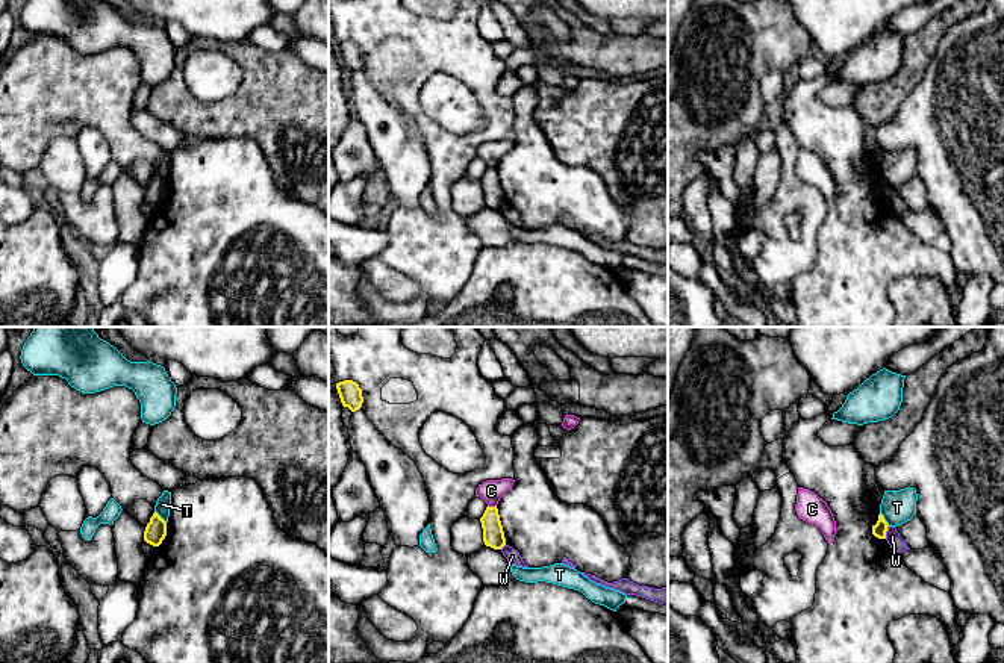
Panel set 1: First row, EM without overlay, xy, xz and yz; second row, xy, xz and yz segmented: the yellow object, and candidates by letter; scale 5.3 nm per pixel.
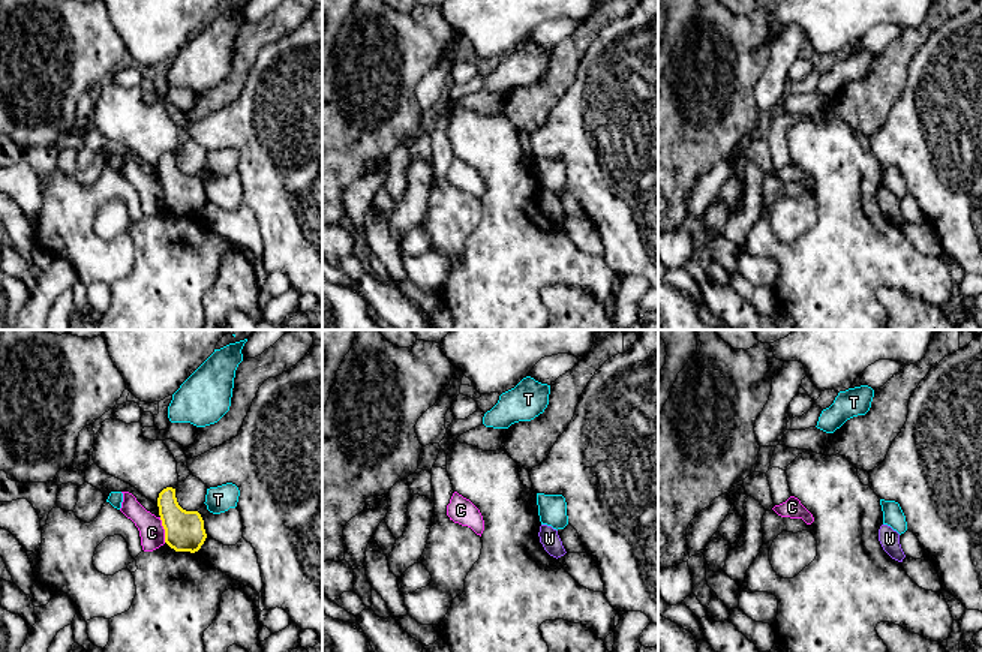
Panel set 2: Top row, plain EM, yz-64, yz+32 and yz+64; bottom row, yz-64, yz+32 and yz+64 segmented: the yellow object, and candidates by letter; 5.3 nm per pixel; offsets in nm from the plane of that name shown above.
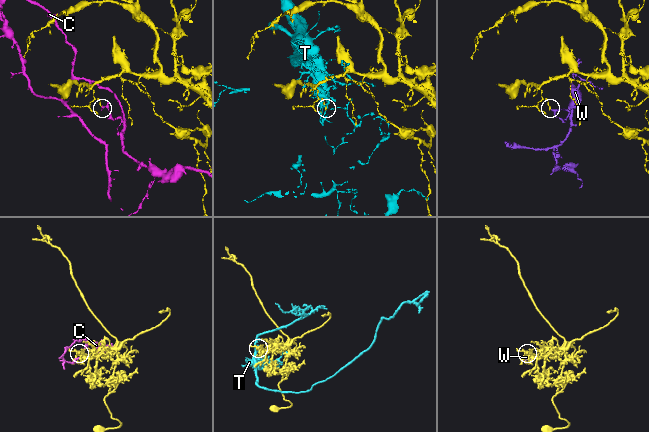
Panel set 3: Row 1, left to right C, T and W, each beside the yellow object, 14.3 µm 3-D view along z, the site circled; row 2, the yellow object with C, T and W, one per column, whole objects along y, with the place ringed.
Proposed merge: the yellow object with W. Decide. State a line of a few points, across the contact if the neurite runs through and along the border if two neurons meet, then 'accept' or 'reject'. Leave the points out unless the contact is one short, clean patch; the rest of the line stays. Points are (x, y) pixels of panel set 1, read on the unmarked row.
line yz (888, 186), (885, 199); reject

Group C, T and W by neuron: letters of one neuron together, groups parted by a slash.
C / T / W

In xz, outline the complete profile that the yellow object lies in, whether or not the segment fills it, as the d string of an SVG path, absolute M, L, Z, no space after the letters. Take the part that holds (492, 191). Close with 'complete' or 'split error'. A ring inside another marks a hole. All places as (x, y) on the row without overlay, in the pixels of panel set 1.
M488 167L483 177L480 179L480 183L483 189L485 206L494 210L501 210L506 206L506 198L497 167L495 168Z; complete

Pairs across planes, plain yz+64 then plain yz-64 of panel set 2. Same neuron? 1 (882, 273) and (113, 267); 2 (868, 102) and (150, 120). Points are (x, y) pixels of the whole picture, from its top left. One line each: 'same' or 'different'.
1: different
2: different

